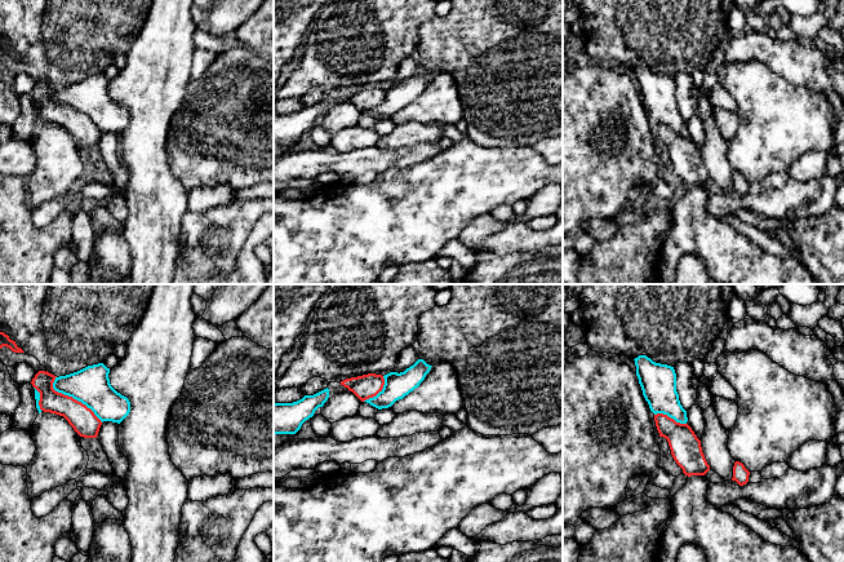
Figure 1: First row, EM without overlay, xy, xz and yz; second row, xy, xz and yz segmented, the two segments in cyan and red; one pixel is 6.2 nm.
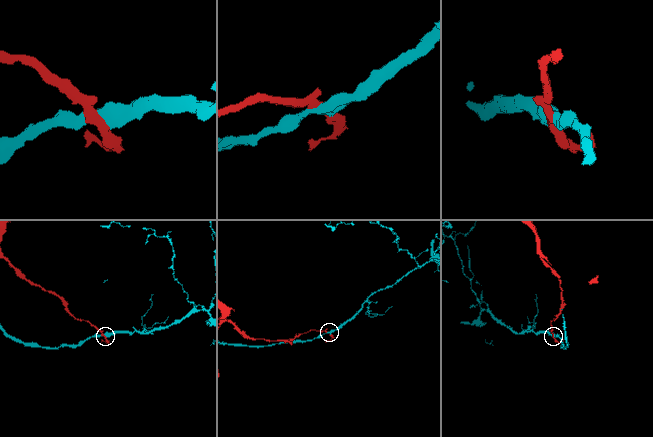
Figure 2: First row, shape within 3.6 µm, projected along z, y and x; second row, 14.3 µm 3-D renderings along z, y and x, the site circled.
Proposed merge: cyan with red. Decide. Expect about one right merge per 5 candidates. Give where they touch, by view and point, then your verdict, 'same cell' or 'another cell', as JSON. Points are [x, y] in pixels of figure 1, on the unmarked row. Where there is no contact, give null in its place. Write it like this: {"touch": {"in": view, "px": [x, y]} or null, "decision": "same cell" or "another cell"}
{"touch": {"in": "xy", "px": [72, 107]}, "decision": "another cell"}

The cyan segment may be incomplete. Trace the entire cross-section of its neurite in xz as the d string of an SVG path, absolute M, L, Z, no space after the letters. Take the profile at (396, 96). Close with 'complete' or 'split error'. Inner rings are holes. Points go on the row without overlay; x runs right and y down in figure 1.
M418 70L413 76L404 83L390 83L383 87L383 99L373 109L364 112L382 120L391 118L396 111L403 110L410 102L419 97L430 83L432 76L427 75L423 70Z | complete

